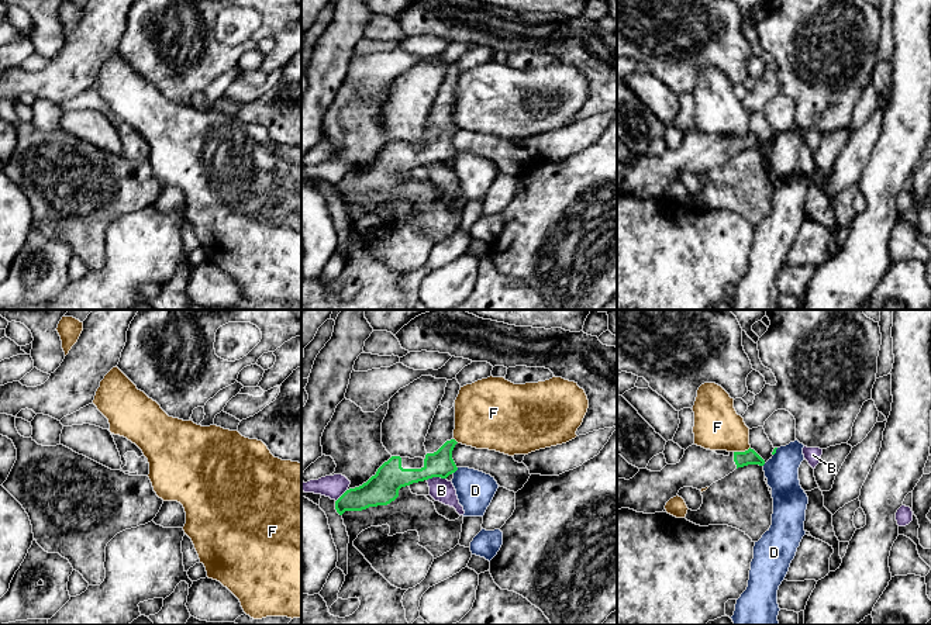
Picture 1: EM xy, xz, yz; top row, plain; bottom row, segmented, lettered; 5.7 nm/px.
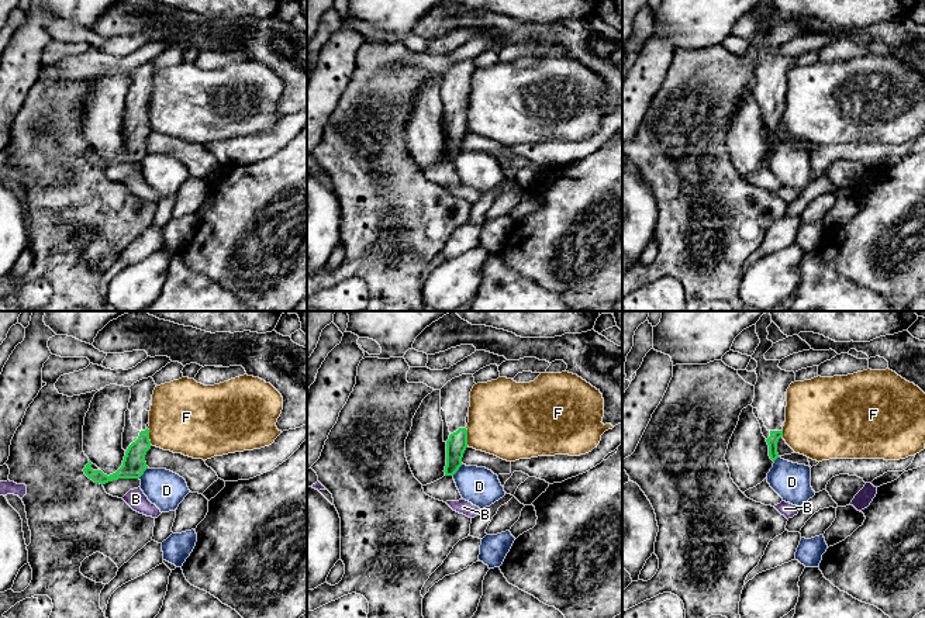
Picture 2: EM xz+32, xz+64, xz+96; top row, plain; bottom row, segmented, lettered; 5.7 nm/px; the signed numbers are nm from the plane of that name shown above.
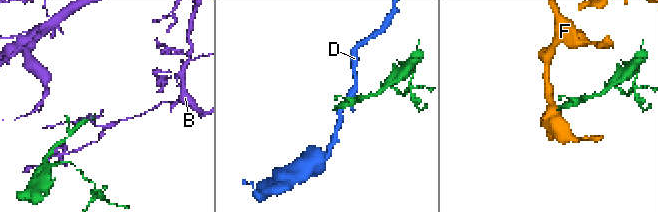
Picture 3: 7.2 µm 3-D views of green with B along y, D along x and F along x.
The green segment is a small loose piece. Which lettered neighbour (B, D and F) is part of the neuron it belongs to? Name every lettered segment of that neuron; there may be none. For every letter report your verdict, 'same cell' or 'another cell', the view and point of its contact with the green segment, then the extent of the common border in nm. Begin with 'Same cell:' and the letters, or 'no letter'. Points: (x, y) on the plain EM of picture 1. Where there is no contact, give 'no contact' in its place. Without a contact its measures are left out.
Same cell: no letter
B: another cell; contact xz (435, 161); length 110 nm
D: another cell; contact xz (457, 154); length 50 nm
F: another cell; contact yz (741, 137); length 100 nm

